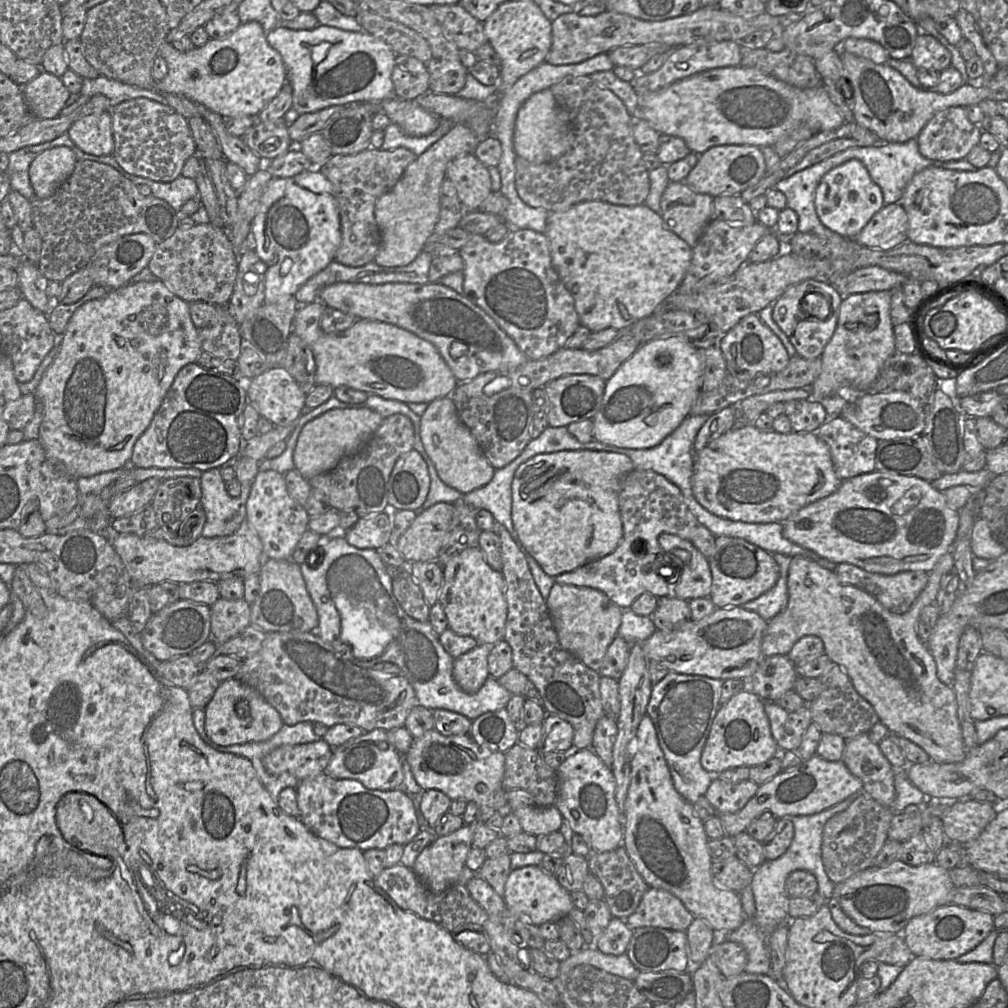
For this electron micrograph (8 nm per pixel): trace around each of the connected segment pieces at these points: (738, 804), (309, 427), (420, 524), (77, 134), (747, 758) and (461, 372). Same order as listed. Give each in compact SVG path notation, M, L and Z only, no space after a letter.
M714 777L705 797L717 813L736 813L756 794L759 786L749 779L730 783Z
M368 408L323 413L302 428L293 454L294 469L306 480L332 470L343 458L362 450L382 421L377 412Z
M437 503L418 514L394 544L407 563L437 561L446 543L454 506Z
M109 112L87 115L75 120L67 134L86 153L96 156L110 155L114 149L111 121Z
M742 690L720 706L700 758L706 771L718 775L731 768L758 766L780 753L764 704L765 701L753 692Z
M337 282L324 287L319 301L327 307L366 319L393 324L433 344L459 383L486 372L510 374L528 358L480 307L439 282L364 284Z

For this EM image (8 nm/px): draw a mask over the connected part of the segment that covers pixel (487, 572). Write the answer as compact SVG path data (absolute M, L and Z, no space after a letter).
M479 547L453 556L444 566L444 583L438 600L448 620L448 628L459 636L470 636L478 645L494 646L504 640L507 620L505 580L492 569Z

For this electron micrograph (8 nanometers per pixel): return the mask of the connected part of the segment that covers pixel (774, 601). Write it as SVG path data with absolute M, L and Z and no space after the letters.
M779 553L771 554L780 569L776 584L758 598L742 606L745 610L755 612L765 621L782 612L788 604L787 578L792 557Z

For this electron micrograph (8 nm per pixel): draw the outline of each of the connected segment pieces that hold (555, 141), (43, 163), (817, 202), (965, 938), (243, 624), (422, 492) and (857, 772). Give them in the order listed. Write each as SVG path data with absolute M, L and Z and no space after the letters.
M544 89L532 94L518 110L513 146L518 157L534 163L551 162L562 156L572 144L572 128L566 111L557 103L552 91Z
M66 146L40 152L29 166L29 179L37 198L52 196L71 175L77 162L75 153Z
M857 159L848 160L828 171L815 191L814 206L819 220L828 229L845 238L855 238L884 205L880 187Z
M944 905L912 918L902 932L904 941L915 957L932 960L955 960L973 950L994 929L994 916L958 905Z
M219 597L211 606L211 638L224 643L250 625L250 605L244 598L227 600Z
M414 449L401 455L388 481L388 503L396 510L416 510L425 502L430 477L422 456Z
M868 733L845 740L842 761L849 772L861 780L861 793L868 795L879 804L891 808L896 796L894 787L895 769L880 751L879 745L870 740Z

